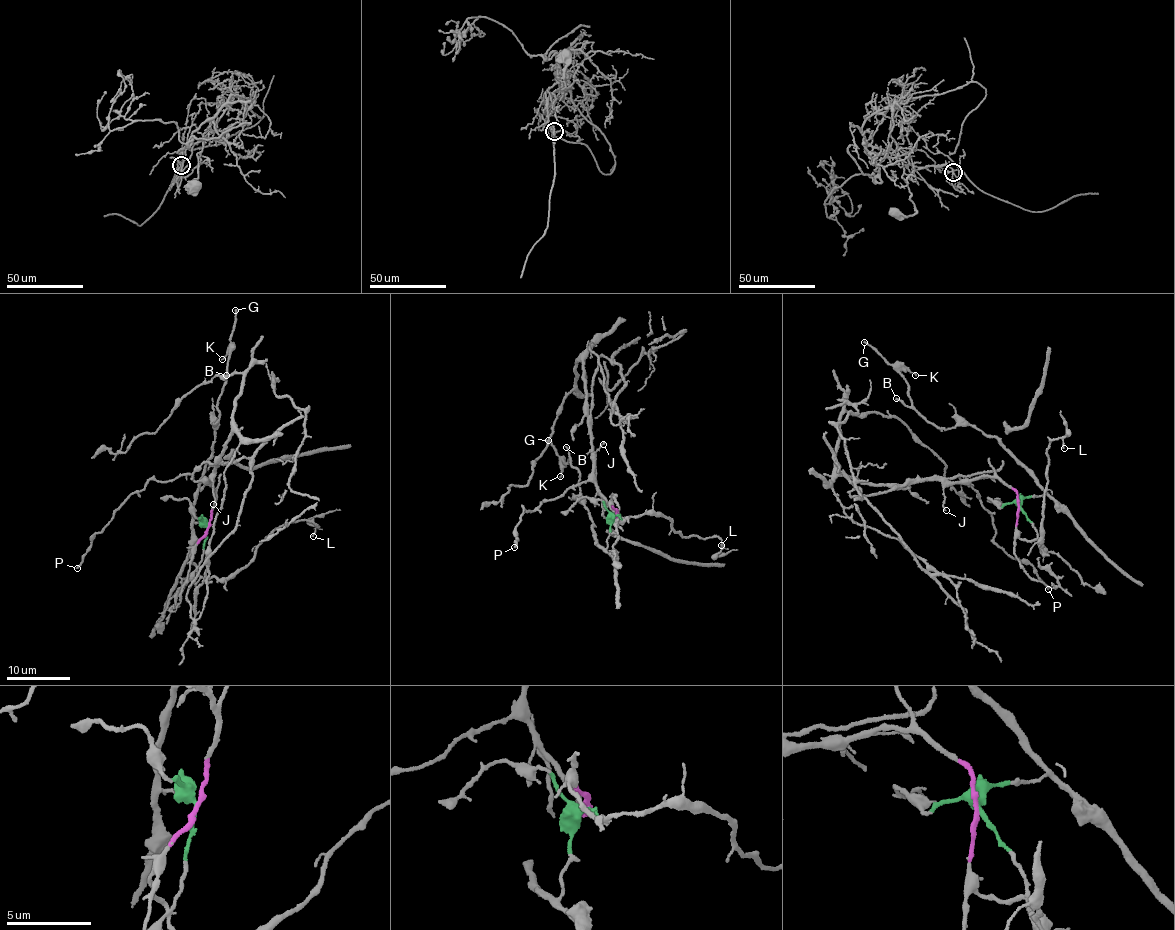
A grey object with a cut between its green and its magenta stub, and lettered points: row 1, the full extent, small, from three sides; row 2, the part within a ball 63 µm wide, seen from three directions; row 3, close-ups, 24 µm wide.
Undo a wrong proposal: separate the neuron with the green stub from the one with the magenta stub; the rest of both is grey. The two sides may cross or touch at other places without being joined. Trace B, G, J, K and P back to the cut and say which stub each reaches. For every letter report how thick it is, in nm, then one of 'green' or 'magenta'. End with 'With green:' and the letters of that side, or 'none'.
B: 200 nm | green
G: 200 nm | green
J: 140 nm | magenta
K: 120 nm | green
P: 200 nm | magenta
With green: B, G, K

